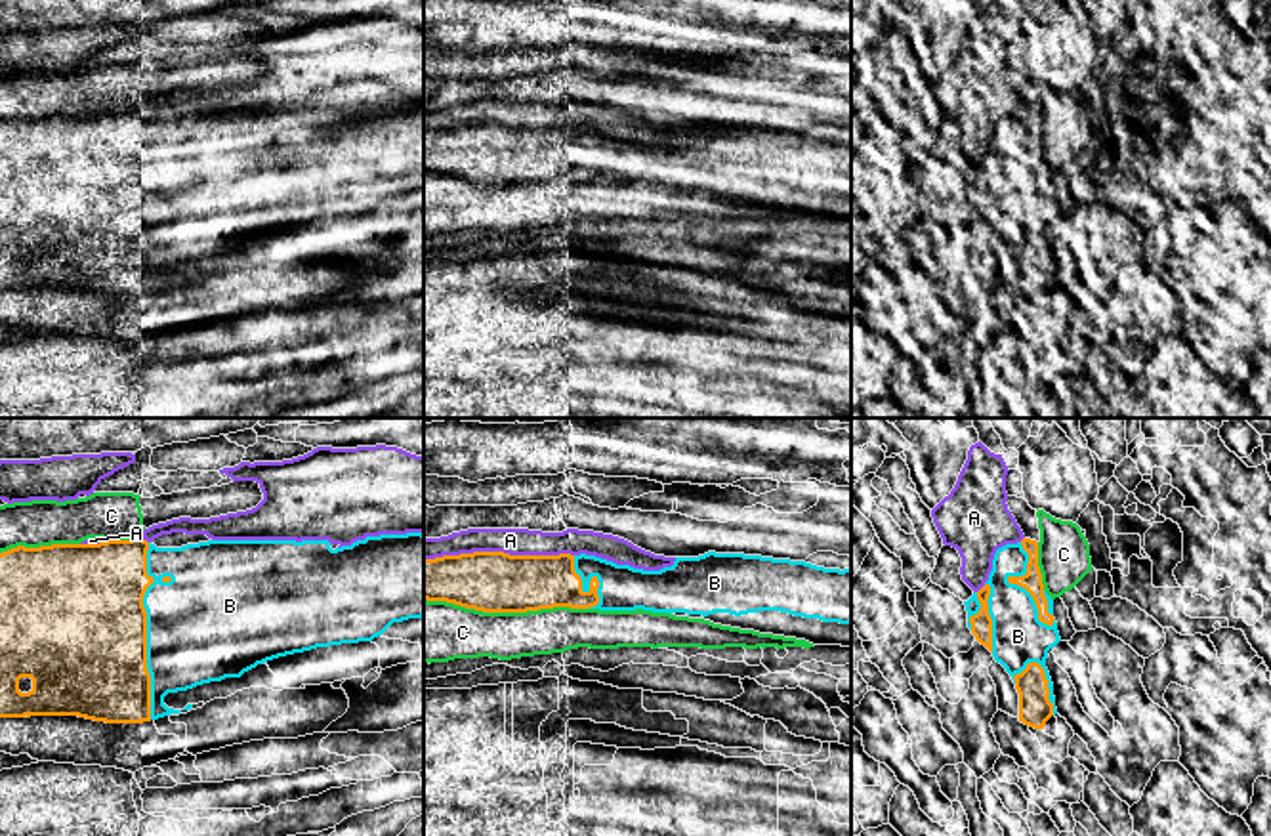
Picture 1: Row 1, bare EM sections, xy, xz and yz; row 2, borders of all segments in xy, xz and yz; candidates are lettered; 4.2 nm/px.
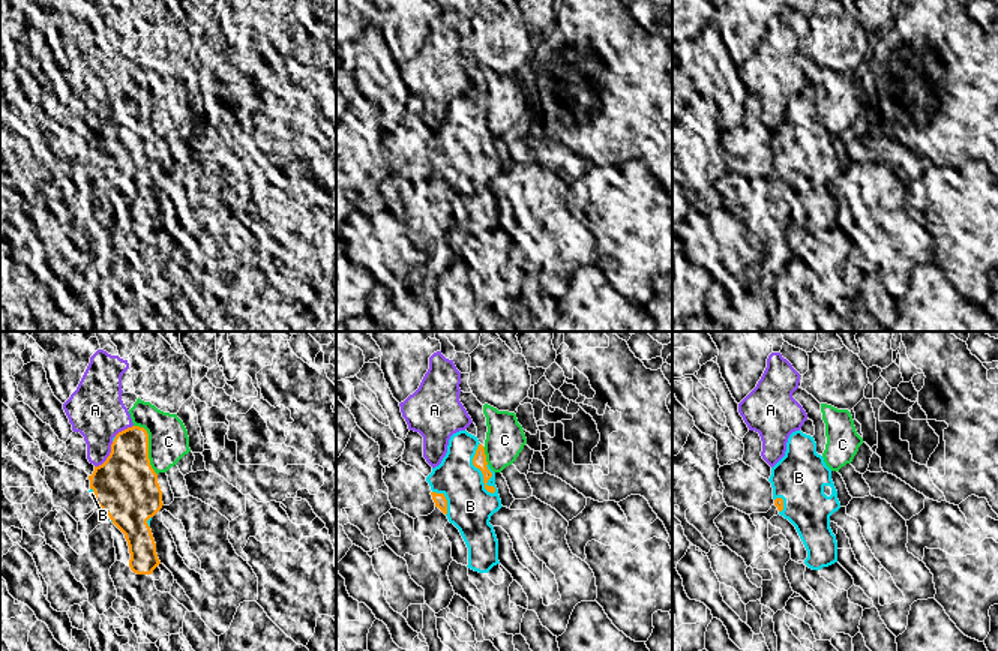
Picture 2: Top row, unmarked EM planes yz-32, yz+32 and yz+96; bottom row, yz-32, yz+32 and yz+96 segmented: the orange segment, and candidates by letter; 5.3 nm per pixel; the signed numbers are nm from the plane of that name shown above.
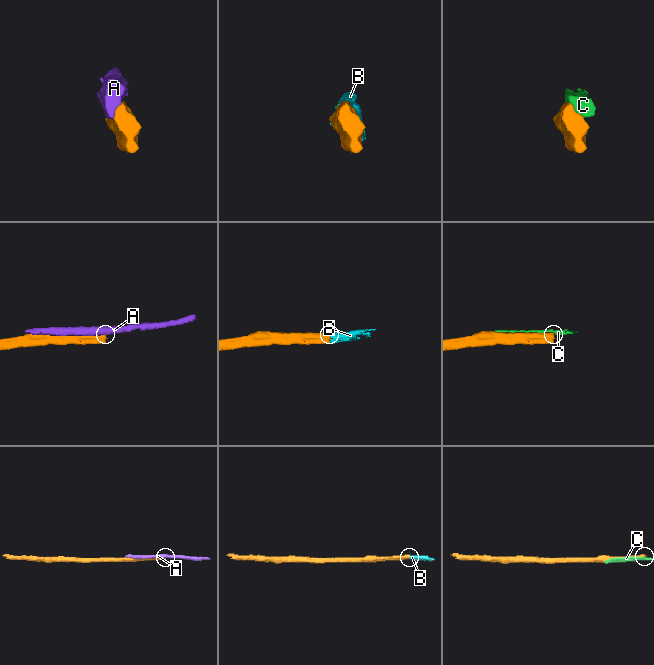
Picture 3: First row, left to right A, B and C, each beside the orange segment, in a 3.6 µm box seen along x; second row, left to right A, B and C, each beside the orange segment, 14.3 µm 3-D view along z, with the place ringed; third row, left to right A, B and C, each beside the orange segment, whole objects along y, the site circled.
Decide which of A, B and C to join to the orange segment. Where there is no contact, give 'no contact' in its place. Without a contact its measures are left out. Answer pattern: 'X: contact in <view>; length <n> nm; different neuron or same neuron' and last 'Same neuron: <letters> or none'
A: contact in xz; length 650 nm; different neuron
B: contact in xy; length 750 nm; same neuron
C: contact in xz; length 700 nm; different neuron
Same neuron: B

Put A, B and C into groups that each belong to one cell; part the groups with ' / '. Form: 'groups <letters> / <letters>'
groups A / B / C

